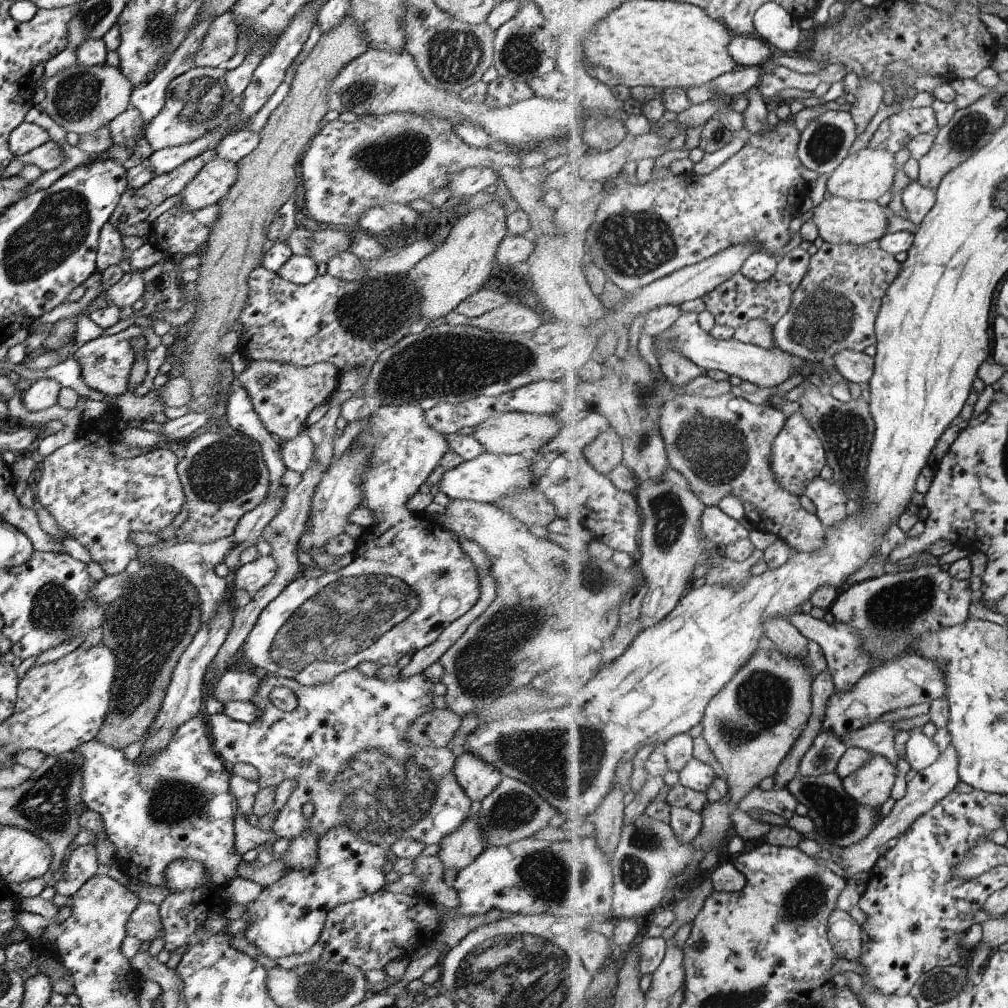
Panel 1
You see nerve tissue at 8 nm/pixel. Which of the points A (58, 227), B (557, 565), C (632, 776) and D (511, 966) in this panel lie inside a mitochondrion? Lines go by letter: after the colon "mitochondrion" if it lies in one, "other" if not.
A: mitochondrion
B: mitochondrion
C: other
D: mitochondrion

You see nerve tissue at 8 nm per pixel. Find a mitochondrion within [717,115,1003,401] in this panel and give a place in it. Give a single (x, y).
(821, 320)

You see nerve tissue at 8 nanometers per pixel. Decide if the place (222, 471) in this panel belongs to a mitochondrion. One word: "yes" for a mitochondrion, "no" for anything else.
yes

